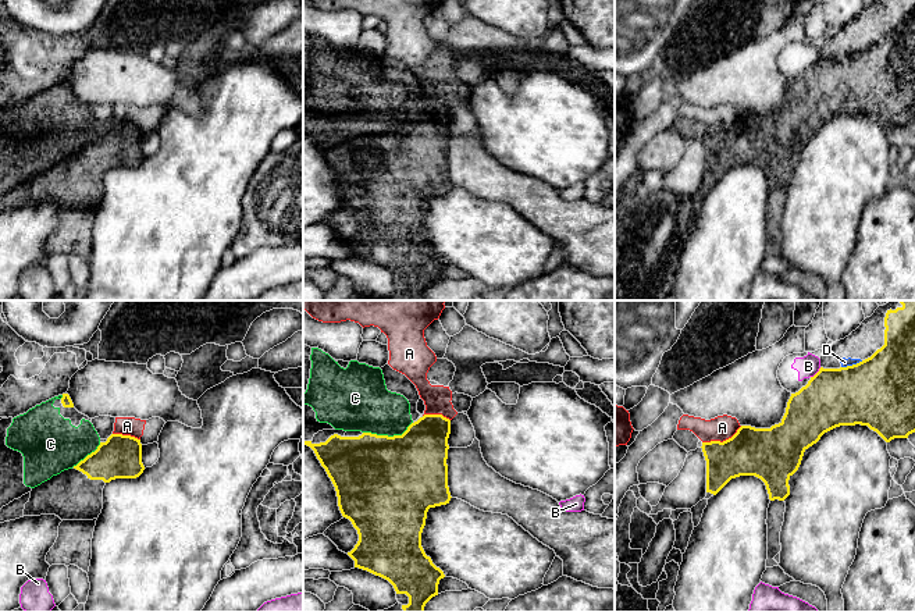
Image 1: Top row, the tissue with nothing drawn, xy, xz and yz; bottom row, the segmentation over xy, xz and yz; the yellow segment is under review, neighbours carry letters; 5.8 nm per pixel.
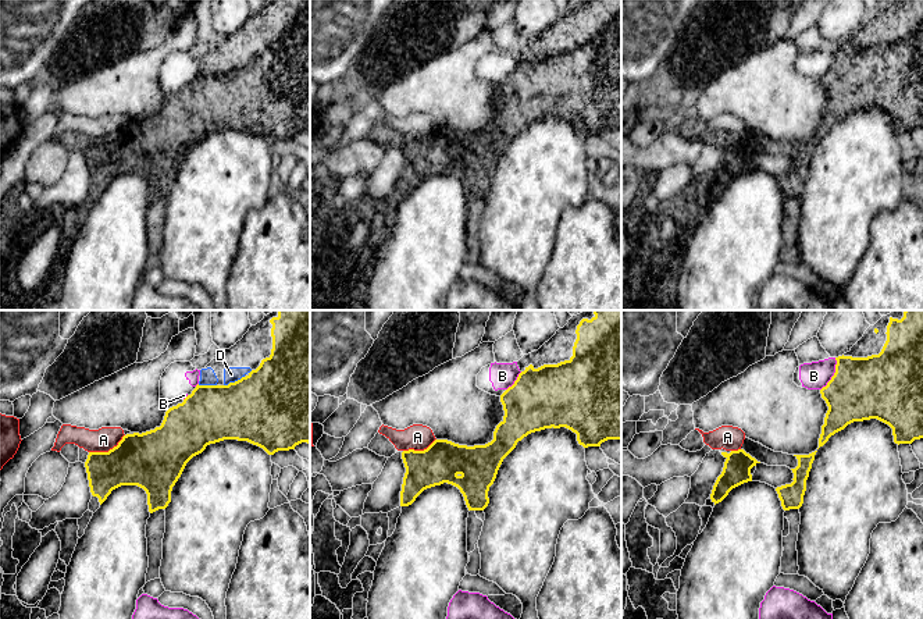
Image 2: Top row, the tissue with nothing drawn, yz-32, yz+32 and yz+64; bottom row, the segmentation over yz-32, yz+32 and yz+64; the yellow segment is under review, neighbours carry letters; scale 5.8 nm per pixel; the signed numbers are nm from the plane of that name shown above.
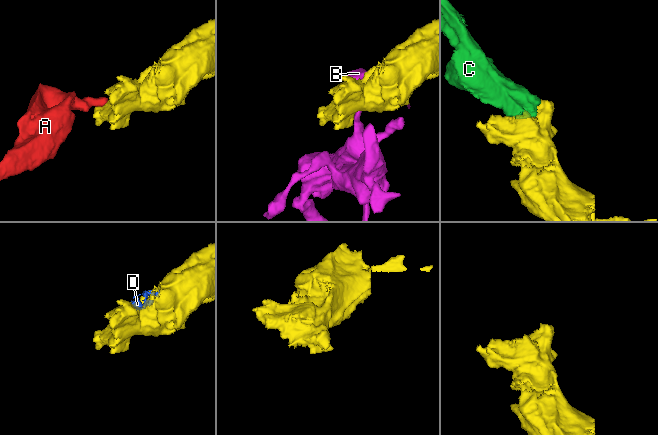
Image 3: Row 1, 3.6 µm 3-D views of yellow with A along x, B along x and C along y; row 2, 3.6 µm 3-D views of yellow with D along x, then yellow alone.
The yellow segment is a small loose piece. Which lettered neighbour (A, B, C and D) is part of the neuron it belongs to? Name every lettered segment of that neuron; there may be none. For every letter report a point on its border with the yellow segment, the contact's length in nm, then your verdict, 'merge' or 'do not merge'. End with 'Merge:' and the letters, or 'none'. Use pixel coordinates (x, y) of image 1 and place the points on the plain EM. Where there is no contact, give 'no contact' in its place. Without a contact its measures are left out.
A: contact yz (723, 130); length 260 nm; do not merge
B: contact yz (816, 61); length 90 nm; do not merge
C: contact xz (387, 124); length 300 nm; do not merge
D: contact yz (853, 53); length 130 nm; do not merge
Merge: none

